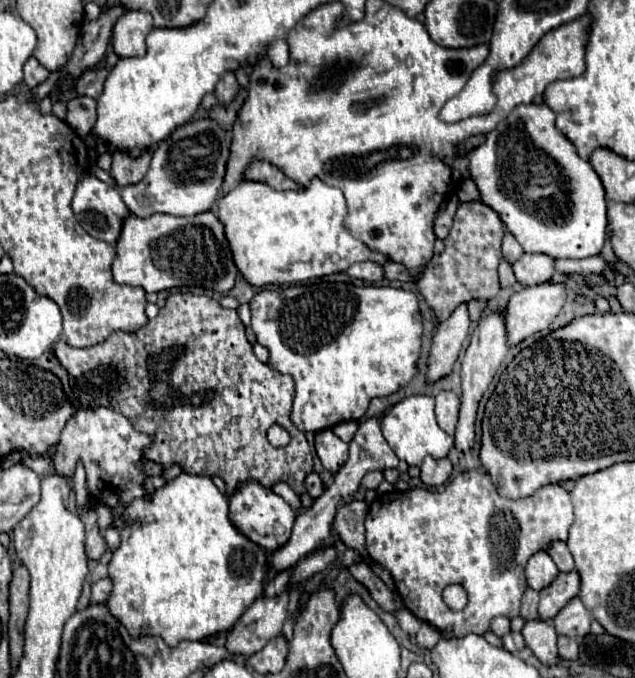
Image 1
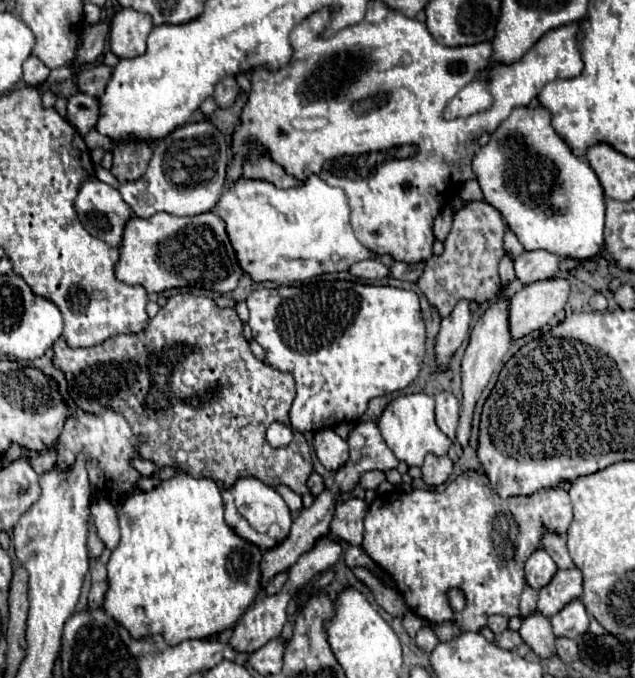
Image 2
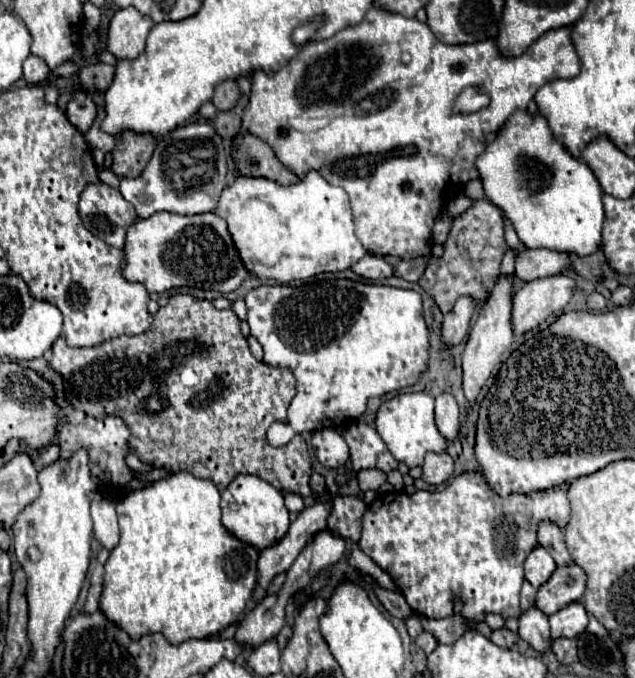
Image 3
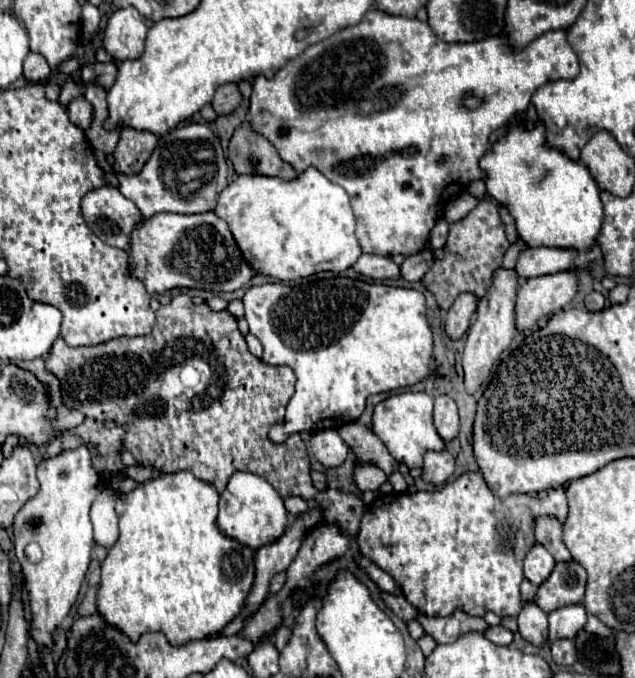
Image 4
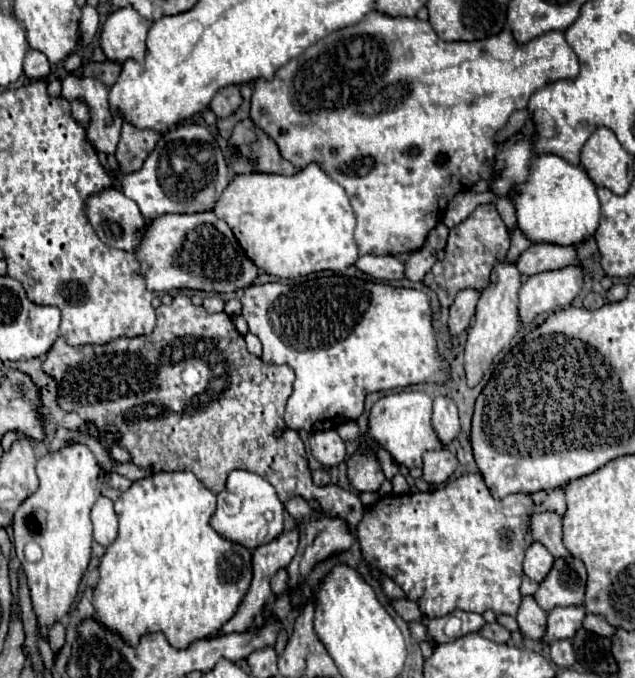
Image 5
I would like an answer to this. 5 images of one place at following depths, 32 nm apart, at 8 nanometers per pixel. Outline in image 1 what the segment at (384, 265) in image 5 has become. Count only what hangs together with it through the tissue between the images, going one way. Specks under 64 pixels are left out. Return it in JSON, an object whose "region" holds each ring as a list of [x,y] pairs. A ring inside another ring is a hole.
{"region":[[[358,262],[358,264],[352,264],[346,274],[350,274],[352,278],[358,278],[358,280],[368,280],[368,282],[378,282],[384,278],[384,266],[376,264],[376,262]]]}

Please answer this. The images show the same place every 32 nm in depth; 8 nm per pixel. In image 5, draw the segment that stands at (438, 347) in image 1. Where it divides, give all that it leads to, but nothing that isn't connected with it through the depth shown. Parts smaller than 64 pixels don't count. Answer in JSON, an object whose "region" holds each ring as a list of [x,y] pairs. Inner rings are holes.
{"region":[[[464,288],[456,294],[454,304],[450,306],[450,322],[448,322],[452,334],[460,334],[462,330],[468,328],[468,324],[474,316],[478,298],[480,298],[480,292],[472,290],[472,288]]]}

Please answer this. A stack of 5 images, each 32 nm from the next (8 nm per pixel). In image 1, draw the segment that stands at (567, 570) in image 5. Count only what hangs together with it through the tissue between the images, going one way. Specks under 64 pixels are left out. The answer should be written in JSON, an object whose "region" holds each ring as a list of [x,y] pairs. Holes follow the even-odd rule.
{"region":[[[576,570],[560,572],[550,586],[540,590],[538,614],[544,616],[544,620],[552,620],[552,616],[556,616],[578,594],[580,594],[580,574]]]}

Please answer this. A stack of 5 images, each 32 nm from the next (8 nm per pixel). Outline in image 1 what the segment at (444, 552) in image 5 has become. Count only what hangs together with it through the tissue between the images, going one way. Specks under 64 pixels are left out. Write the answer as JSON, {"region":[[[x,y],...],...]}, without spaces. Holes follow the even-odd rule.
{"region":[[[468,470],[458,474],[442,492],[430,492],[412,488],[406,492],[390,492],[378,496],[366,516],[366,550],[374,562],[384,566],[396,584],[406,608],[426,620],[436,630],[444,632],[446,638],[460,638],[470,632],[484,634],[490,630],[494,616],[516,618],[520,616],[520,600],[528,588],[524,578],[524,566],[528,558],[548,548],[552,540],[566,540],[568,528],[572,526],[574,512],[570,492],[560,484],[550,484],[534,492],[530,498],[512,502],[502,498],[490,476],[482,470]],[[448,584],[460,584],[468,594],[468,604],[462,612],[452,612],[442,598]]]}

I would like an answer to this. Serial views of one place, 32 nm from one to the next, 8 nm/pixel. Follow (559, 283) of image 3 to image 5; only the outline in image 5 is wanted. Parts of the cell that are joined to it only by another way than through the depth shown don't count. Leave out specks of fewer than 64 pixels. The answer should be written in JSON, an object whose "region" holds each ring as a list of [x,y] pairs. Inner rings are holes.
{"region":[[[570,264],[560,270],[546,270],[528,276],[520,288],[520,320],[530,324],[538,314],[568,306],[582,290],[584,266]]]}

